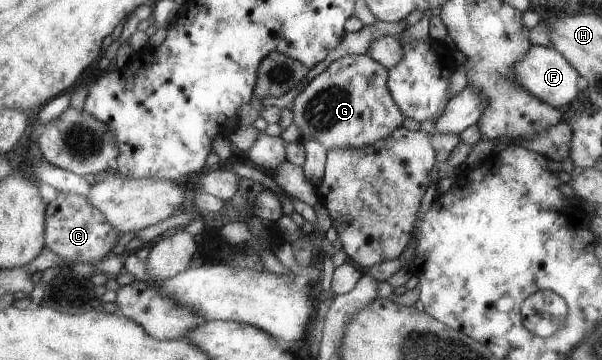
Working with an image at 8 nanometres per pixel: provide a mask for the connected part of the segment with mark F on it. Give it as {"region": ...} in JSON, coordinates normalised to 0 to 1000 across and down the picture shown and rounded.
{"region":[[[885,125],[879,144],[857,178],[857,225],[872,247],[917,297],[940,297],[949,289],[958,250],[962,197],[939,161],[937,150],[919,133]]]}

